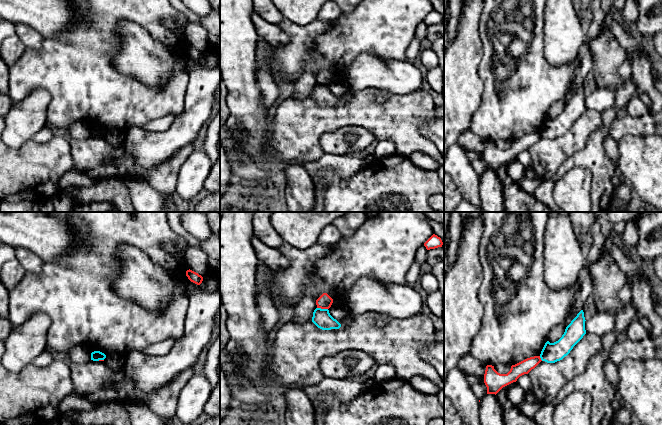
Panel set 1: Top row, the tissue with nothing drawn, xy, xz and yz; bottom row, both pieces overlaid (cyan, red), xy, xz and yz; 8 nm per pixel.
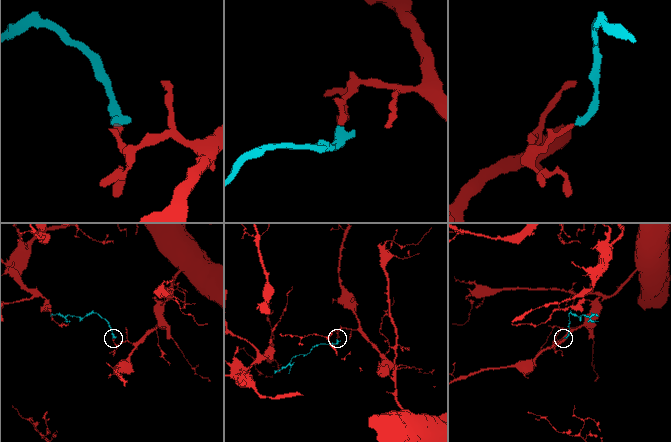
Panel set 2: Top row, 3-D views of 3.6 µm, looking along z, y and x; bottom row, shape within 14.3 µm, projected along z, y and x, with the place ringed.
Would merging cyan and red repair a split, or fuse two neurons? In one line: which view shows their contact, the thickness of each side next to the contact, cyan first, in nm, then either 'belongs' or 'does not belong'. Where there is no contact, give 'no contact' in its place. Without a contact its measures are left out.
contact in xz; calibres 150 and 110 nm; does not belong

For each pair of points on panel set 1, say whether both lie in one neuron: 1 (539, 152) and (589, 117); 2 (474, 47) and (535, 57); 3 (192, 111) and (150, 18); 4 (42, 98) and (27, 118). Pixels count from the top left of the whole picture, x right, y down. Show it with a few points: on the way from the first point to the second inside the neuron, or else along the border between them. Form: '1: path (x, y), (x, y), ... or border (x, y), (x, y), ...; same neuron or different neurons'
1: path (552, 152), (559, 150), (579, 130); same neuron
2: border (480, 25), (479, 39), (482, 56), (477, 71); different neurons
3: border (189, 73), (184, 108), (176, 116); different neurons
4: path (37, 103), (31, 113); same neuron

